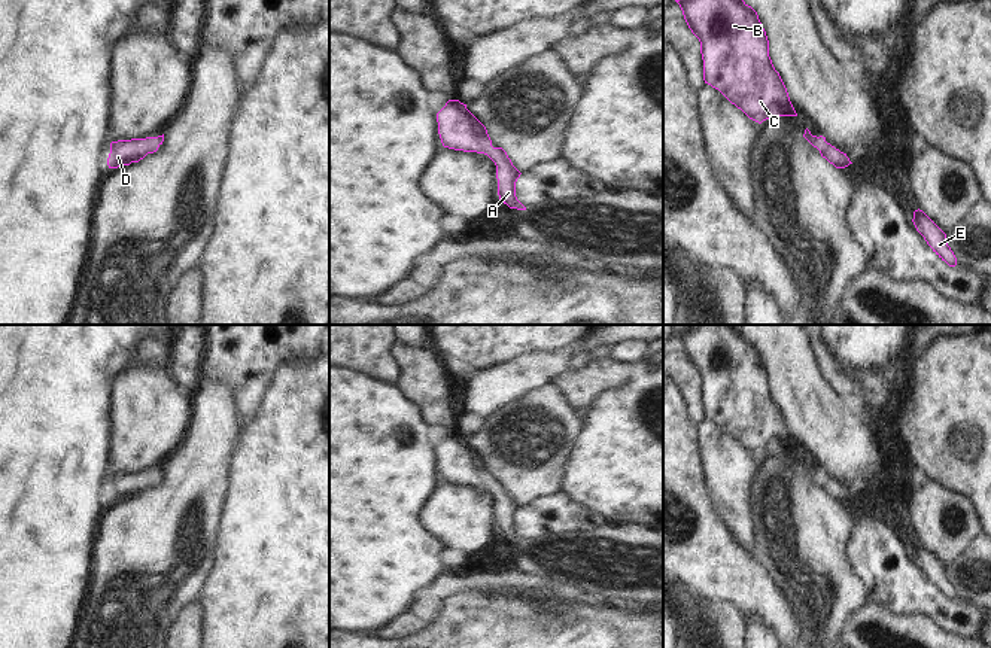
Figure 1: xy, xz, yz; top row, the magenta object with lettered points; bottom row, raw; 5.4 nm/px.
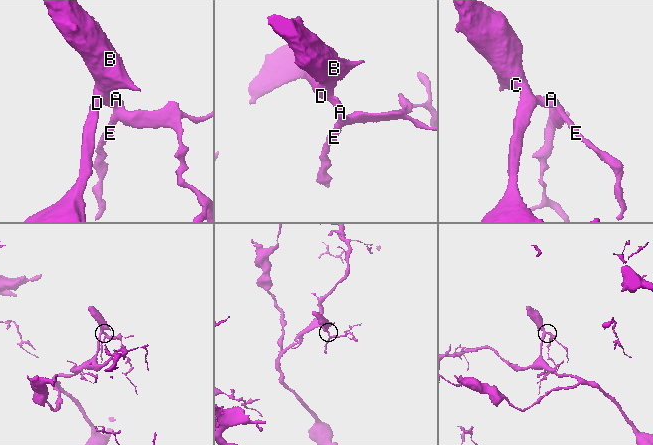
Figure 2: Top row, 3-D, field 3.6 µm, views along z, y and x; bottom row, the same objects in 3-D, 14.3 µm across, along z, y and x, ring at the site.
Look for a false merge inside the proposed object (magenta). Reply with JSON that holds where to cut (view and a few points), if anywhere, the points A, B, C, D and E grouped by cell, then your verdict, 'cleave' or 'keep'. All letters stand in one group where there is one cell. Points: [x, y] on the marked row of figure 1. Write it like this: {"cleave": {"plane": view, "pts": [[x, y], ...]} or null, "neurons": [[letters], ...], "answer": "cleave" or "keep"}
{"cleave": null, "neurons": [["A", "B", "C", "D", "E"]], "answer": "keep"}

